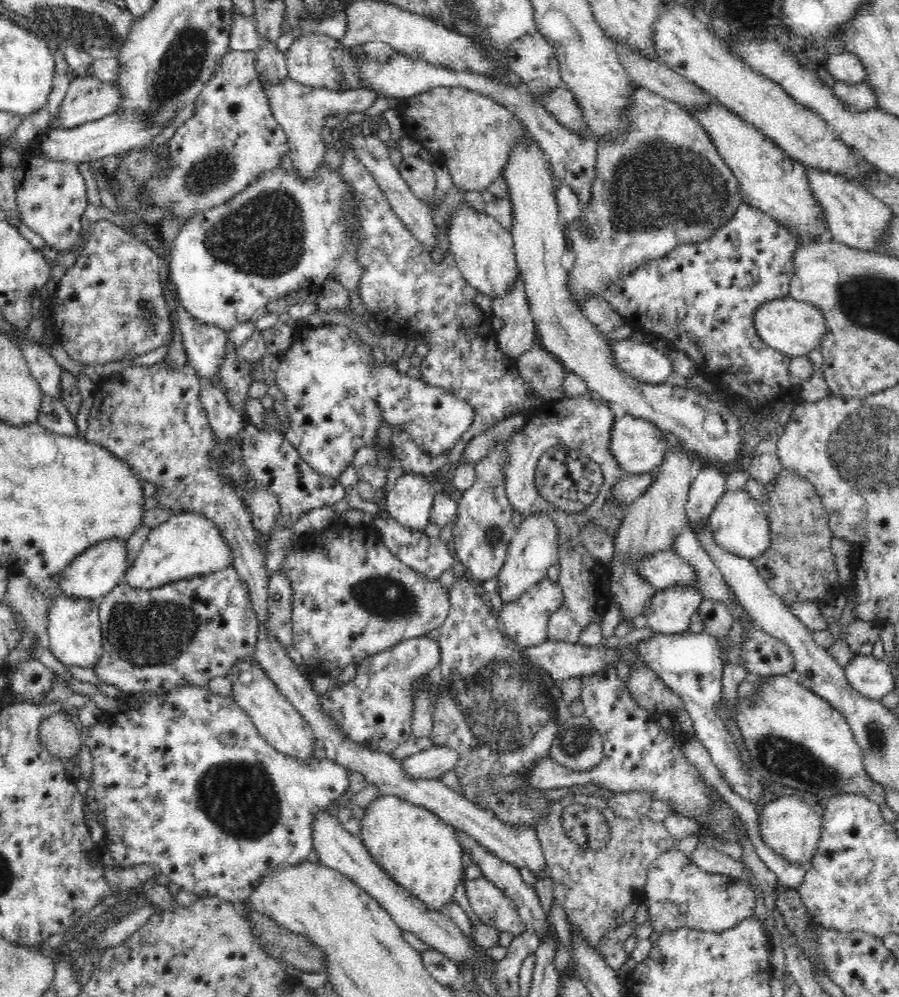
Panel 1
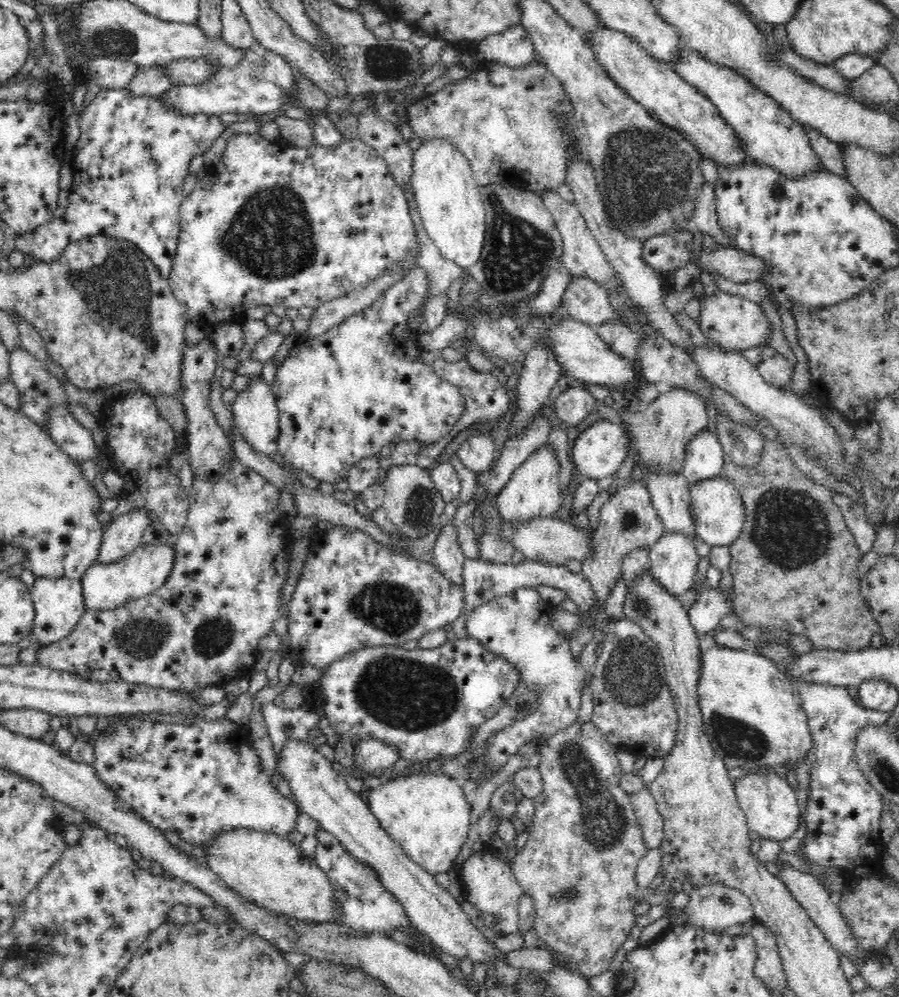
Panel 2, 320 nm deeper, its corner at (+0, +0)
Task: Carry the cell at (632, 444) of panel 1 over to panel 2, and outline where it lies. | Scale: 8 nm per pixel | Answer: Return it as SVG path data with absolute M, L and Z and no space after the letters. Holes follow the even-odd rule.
M598 421L582 430L572 446L576 472L603 481L620 470L628 454L628 437L620 425Z

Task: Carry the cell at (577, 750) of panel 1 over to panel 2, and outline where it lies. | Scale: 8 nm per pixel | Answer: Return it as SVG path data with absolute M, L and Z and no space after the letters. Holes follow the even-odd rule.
M578 721L574 722L572 726L567 726L564 731L559 731L557 734L554 734L553 738L546 740L541 748L541 761L538 766L542 777L543 789L536 796L536 800L533 799L535 806L535 817L531 824L533 827L531 827L531 832L523 847L524 849L517 850L514 861L510 863L517 882L523 888L523 891L526 891L534 899L535 914L533 928L536 930L537 937L550 945L553 952L561 954L567 962L576 965L578 972L587 979L609 970L614 954L622 949L622 944L628 940L630 930L635 926L635 906L641 900L641 890L638 888L638 883L636 883L636 869L638 861L649 851L643 841L642 829L635 814L634 805L632 805L632 801L629 799L629 794L620 787L620 776L623 774L623 769L620 766L618 757L616 757L617 753L618 749L606 742L606 739L602 737L602 734L598 732L598 729L596 729L596 726L591 721L587 722L585 727ZM569 888L574 888L575 897L573 899L556 901L555 895Z

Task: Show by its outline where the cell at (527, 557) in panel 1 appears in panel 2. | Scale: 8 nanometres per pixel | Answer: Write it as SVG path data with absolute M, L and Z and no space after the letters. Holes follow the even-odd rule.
M546 441L530 454L520 466L517 466L512 478L494 499L499 513L506 521L566 516L568 496L561 490L560 462L556 452L552 449L552 444Z

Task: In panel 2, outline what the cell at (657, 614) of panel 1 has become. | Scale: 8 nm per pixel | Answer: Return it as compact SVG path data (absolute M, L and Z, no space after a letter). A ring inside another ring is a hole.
M666 531L661 539L658 539L649 548L649 569L654 579L668 593L678 599L686 596L696 581L696 565L700 556L694 547L692 536L684 533Z

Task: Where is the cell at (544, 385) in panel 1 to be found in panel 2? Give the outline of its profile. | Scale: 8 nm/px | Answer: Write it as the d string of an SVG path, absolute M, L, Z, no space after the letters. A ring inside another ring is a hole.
M683 388L662 389L660 396L649 405L639 408L639 411L618 410L621 418L630 424L630 432L636 442L636 452L639 452L643 462L642 474L652 471L666 471L666 473L680 473L686 456L686 446L696 434L706 429L708 417L706 403L702 396Z

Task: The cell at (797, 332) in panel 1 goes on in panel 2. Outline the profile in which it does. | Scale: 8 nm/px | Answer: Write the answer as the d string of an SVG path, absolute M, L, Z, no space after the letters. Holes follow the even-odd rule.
M716 291L711 296L701 298L701 310L698 326L703 336L713 342L718 342L727 351L741 351L753 346L762 345L763 348L770 342L770 323L764 311L756 303L724 291Z

